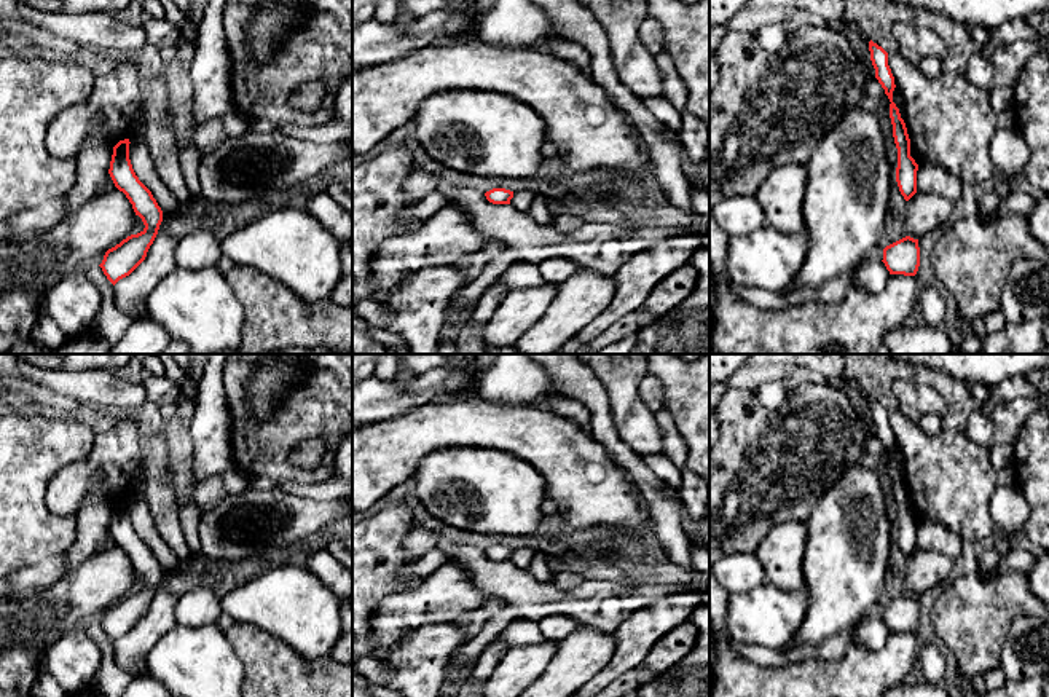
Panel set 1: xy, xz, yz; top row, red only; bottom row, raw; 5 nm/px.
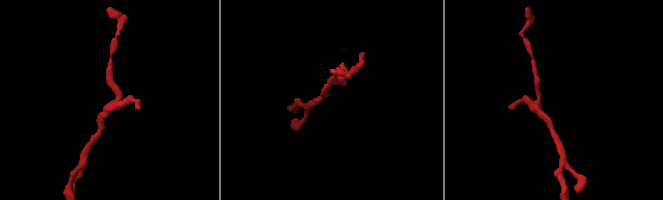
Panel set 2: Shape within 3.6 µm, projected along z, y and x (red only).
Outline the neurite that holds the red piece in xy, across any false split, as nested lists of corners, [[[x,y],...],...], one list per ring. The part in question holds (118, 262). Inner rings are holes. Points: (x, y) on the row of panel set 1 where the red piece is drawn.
[[[124,139],[113,147],[108,174],[115,187],[126,195],[145,228],[105,252],[99,266],[113,285],[145,260],[163,222],[161,207],[132,169],[129,144],[129,139]]]

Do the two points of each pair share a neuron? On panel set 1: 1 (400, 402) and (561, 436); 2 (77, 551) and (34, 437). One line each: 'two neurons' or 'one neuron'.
1: two neurons
2: two neurons

